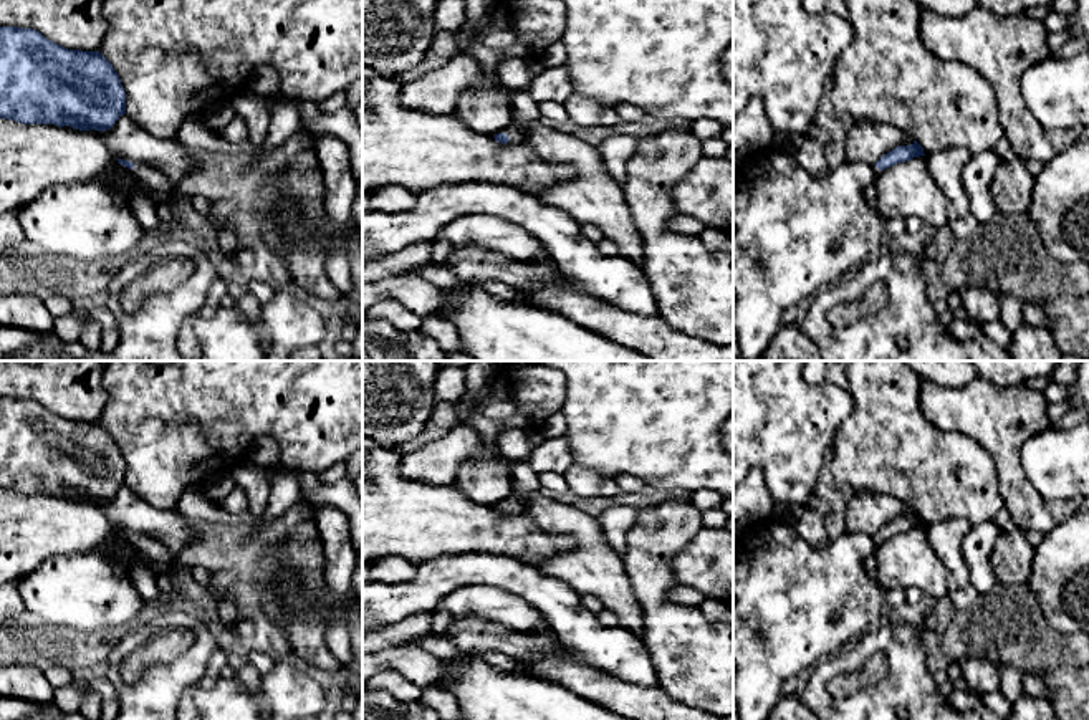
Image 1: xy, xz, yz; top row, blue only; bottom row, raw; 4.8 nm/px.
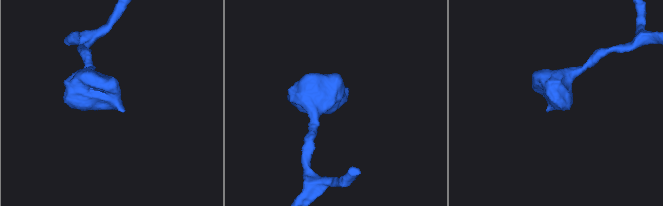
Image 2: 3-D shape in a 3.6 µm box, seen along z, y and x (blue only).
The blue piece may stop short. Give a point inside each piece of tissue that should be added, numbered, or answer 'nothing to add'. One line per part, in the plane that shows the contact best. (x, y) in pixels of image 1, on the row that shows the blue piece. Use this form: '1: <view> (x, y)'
1: xz (517, 134)

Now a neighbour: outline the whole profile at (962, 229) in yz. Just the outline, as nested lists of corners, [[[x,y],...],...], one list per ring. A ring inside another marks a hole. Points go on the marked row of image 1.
[[[968,214],[963,218],[948,218],[947,225],[952,228],[952,233],[957,240],[965,240],[975,232],[978,222],[971,214]]]

